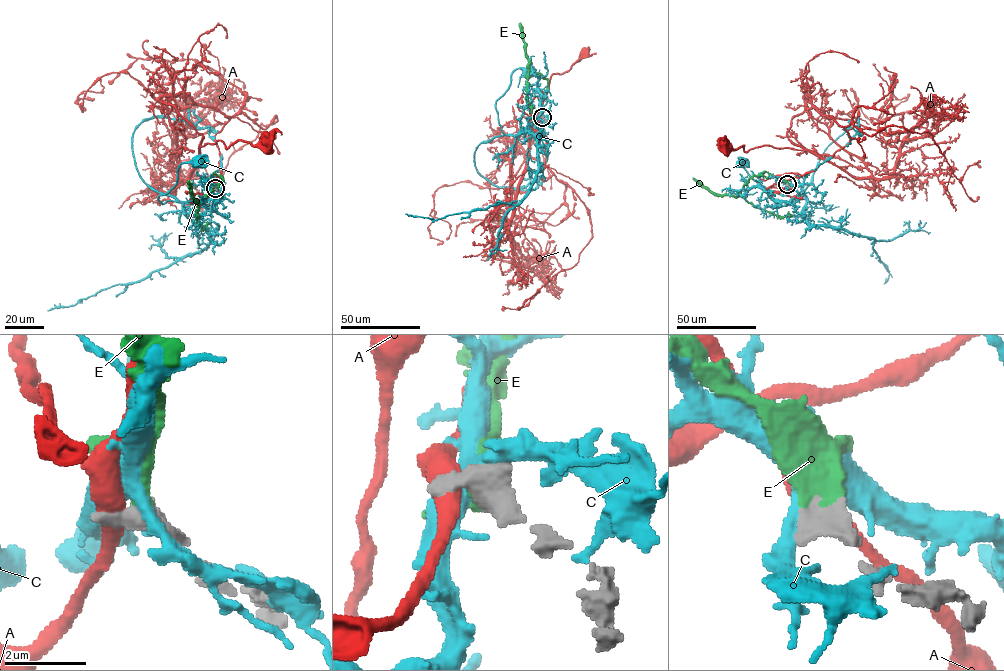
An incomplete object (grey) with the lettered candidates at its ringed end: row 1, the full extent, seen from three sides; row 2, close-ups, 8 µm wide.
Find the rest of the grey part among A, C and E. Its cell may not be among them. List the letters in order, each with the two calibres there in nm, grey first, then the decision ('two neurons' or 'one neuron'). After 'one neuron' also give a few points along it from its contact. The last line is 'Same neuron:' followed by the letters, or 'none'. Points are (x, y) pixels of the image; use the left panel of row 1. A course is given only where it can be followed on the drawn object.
A: 550 nm thick on the grey side, 500 nm on the other; two neurons
C: 500 nm thick on the grey side, 300 nm on the other; two neurons
E: 550 nm thick on the grey side, 500 nm on the other; one neuron; it runs (215, 188), (213, 173), (222, 181), (200, 202), (197, 211), (197, 222), (203, 228), (207, 221)
Same neuron: E

